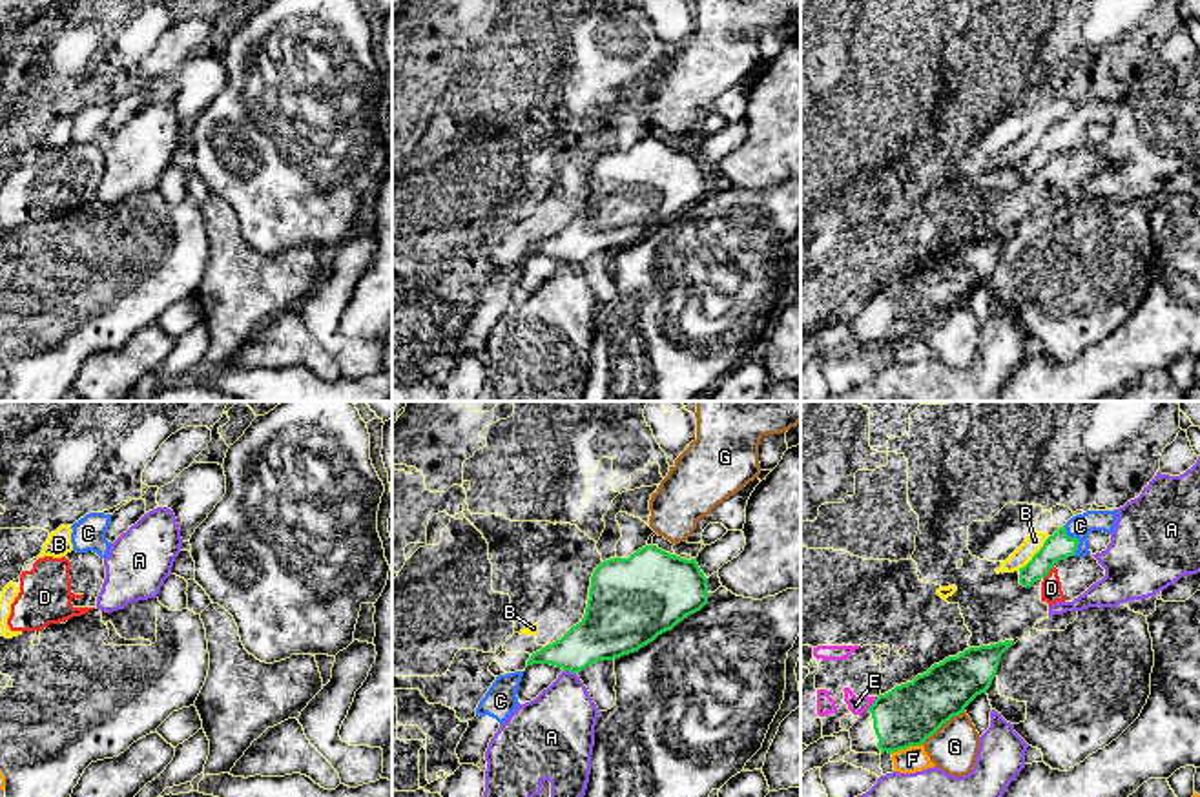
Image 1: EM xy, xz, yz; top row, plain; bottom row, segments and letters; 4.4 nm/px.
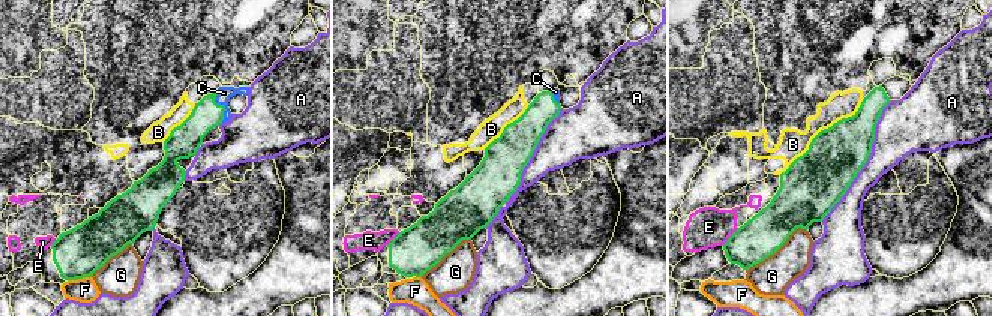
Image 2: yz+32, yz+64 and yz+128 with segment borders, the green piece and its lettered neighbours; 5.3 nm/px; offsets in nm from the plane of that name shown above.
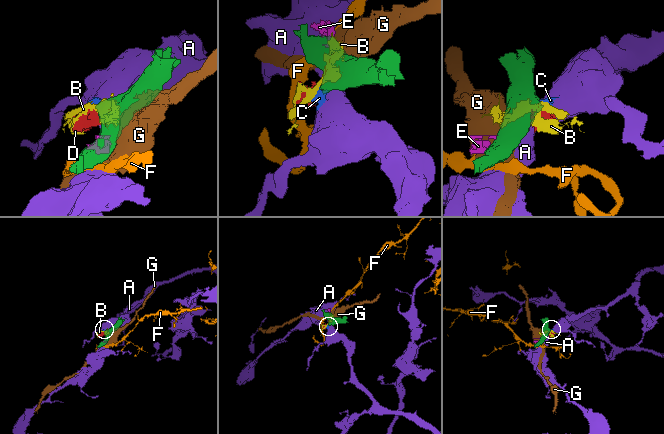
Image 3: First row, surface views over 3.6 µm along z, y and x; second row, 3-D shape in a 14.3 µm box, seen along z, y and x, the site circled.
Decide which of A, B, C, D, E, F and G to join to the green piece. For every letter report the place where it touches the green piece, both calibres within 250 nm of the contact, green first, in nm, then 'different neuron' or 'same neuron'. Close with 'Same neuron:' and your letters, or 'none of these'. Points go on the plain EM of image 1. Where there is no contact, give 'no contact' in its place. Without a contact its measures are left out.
A: xz (569, 261) | 260/320 nm | different neuron
B: yz (1034, 146) | 120/80 nm | different neuron
C: yz (1076, 130) | 120/110 nm | same neuron
D: yz (1047, 165) | 120/100 nm | different neuron
E: yz (872, 296) | 260/80 nm | different neuron
F: yz (907, 338) | 260/120 nm | different neuron
G: yz (941, 316) | 260/220 nm | different neuron
Same neuron: C

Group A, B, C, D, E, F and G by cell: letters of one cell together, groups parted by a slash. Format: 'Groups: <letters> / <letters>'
Groups: A / B D E / C / F / G

